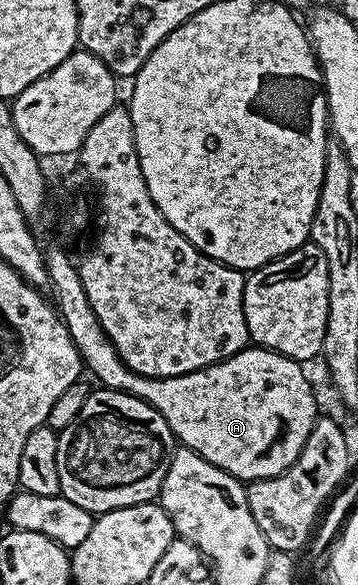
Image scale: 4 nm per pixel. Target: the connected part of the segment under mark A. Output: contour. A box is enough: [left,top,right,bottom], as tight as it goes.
[45,247,317,480]

